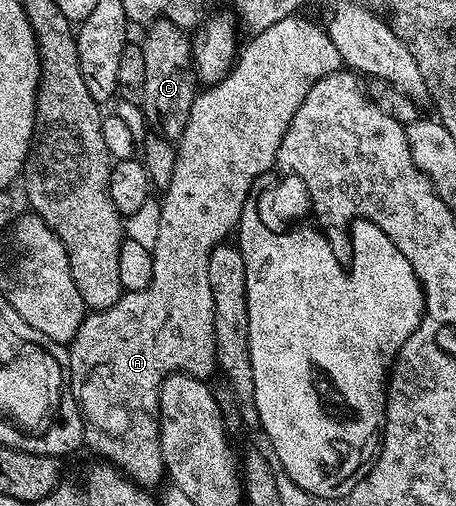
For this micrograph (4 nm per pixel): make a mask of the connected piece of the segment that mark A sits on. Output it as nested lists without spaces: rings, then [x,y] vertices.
[[[294,16],[279,20],[277,24],[270,25],[259,35],[250,39],[247,47],[238,51],[237,57],[230,70],[219,82],[208,85],[196,93],[193,100],[193,108],[189,108],[189,120],[185,124],[183,137],[178,139],[175,152],[175,163],[173,164],[173,180],[167,185],[166,190],[161,194],[160,218],[157,224],[157,244],[151,250],[153,260],[153,280],[144,290],[129,290],[124,292],[113,304],[104,310],[96,310],[84,317],[81,328],[75,333],[74,340],[69,343],[69,361],[71,364],[71,391],[75,402],[79,405],[79,415],[83,421],[83,440],[86,449],[91,449],[92,455],[98,456],[102,461],[109,462],[119,469],[119,473],[130,478],[136,486],[144,488],[155,488],[159,481],[164,481],[165,471],[163,468],[163,457],[161,456],[161,444],[159,443],[159,387],[164,380],[176,372],[191,374],[195,378],[204,380],[210,379],[211,373],[216,373],[217,363],[215,360],[215,317],[213,316],[213,292],[209,292],[209,252],[214,246],[220,245],[227,233],[234,231],[239,224],[239,217],[245,208],[245,204],[252,197],[256,189],[255,181],[262,174],[267,174],[276,165],[275,157],[281,148],[281,140],[297,112],[301,108],[301,100],[309,96],[309,88],[317,80],[329,76],[334,70],[343,66],[341,52],[332,46],[327,31],[322,25],[310,22],[303,16]]]

